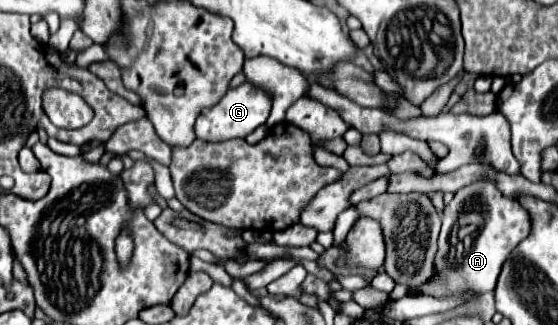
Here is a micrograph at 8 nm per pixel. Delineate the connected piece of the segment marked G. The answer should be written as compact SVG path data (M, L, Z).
M242 84L234 90L228 90L214 106L204 108L196 120L196 136L206 142L224 142L232 138L246 138L254 128L266 122L270 114L270 100L266 100L266 92L258 92L258 88L250 88L250 84Z

